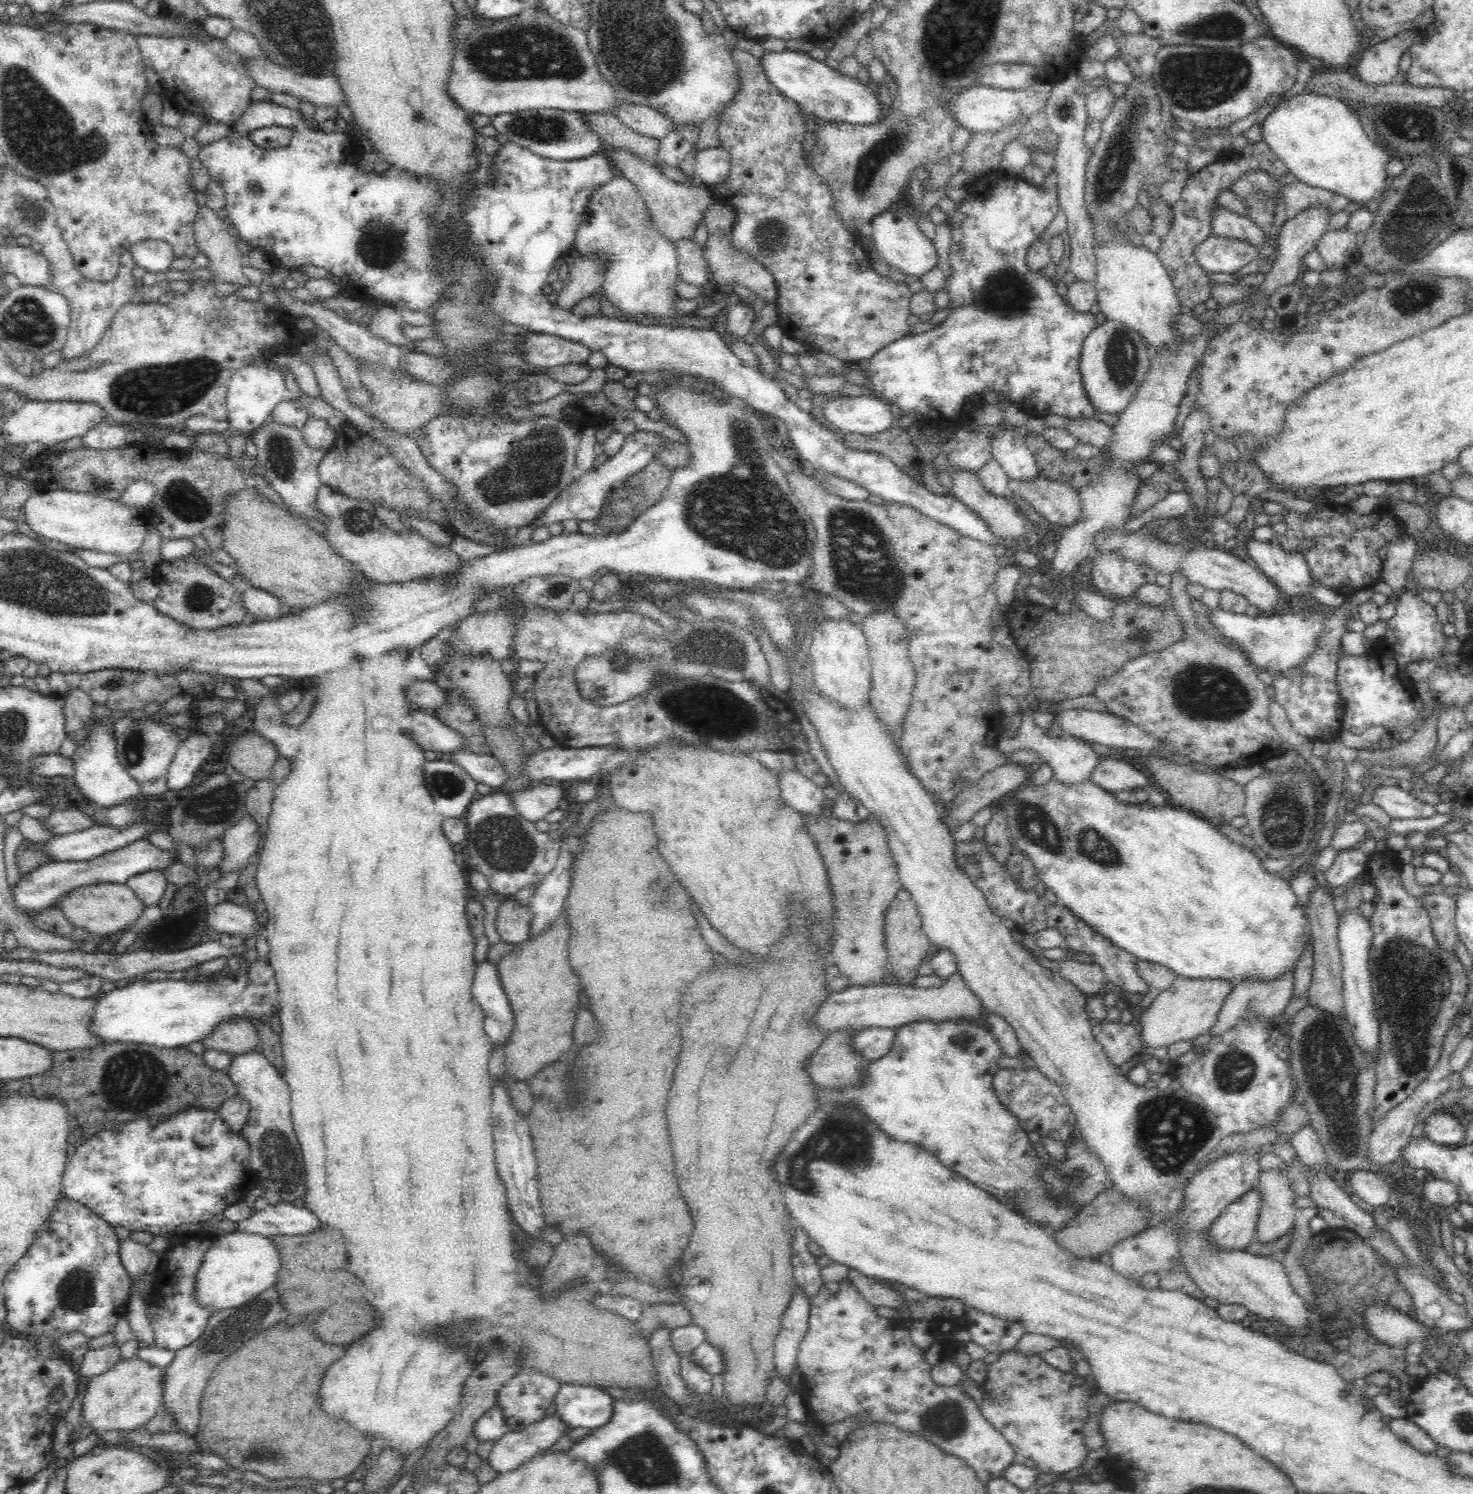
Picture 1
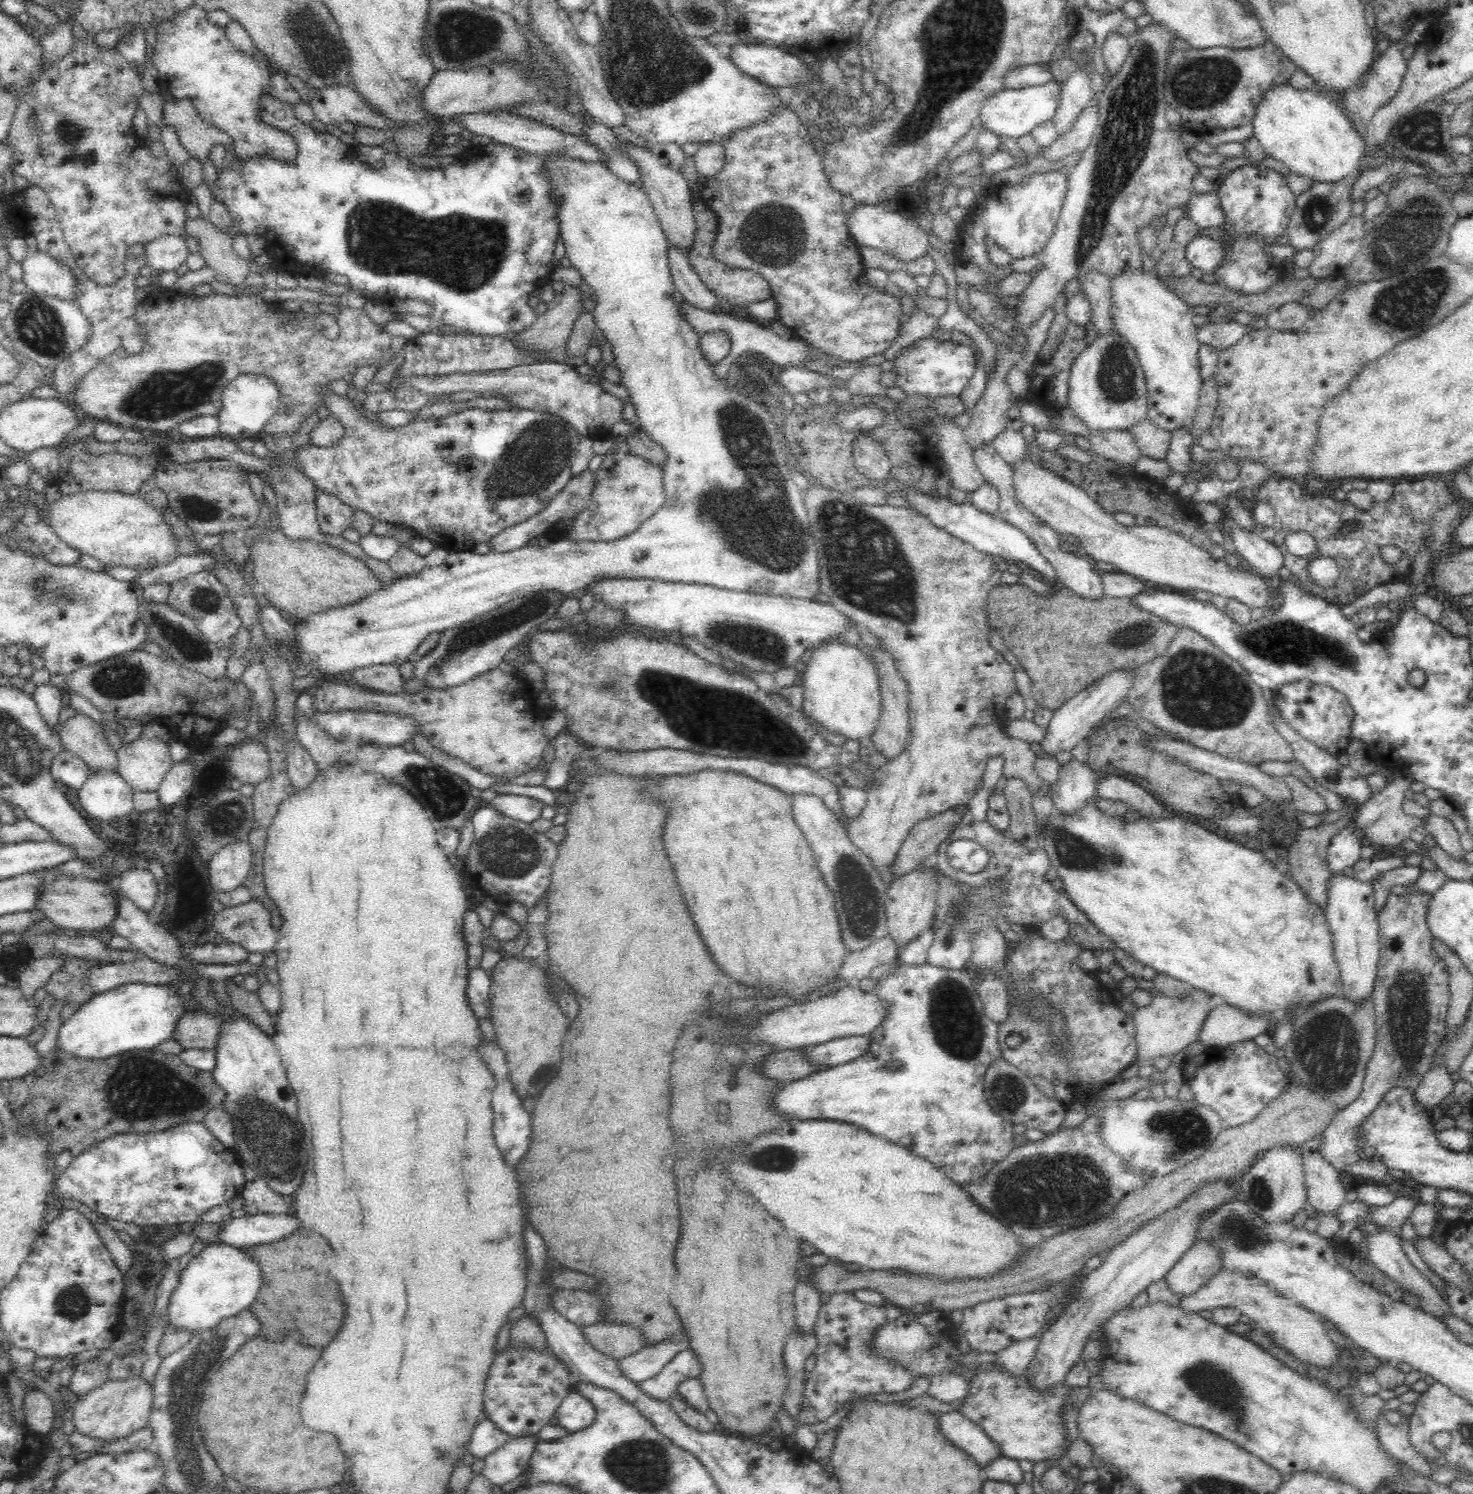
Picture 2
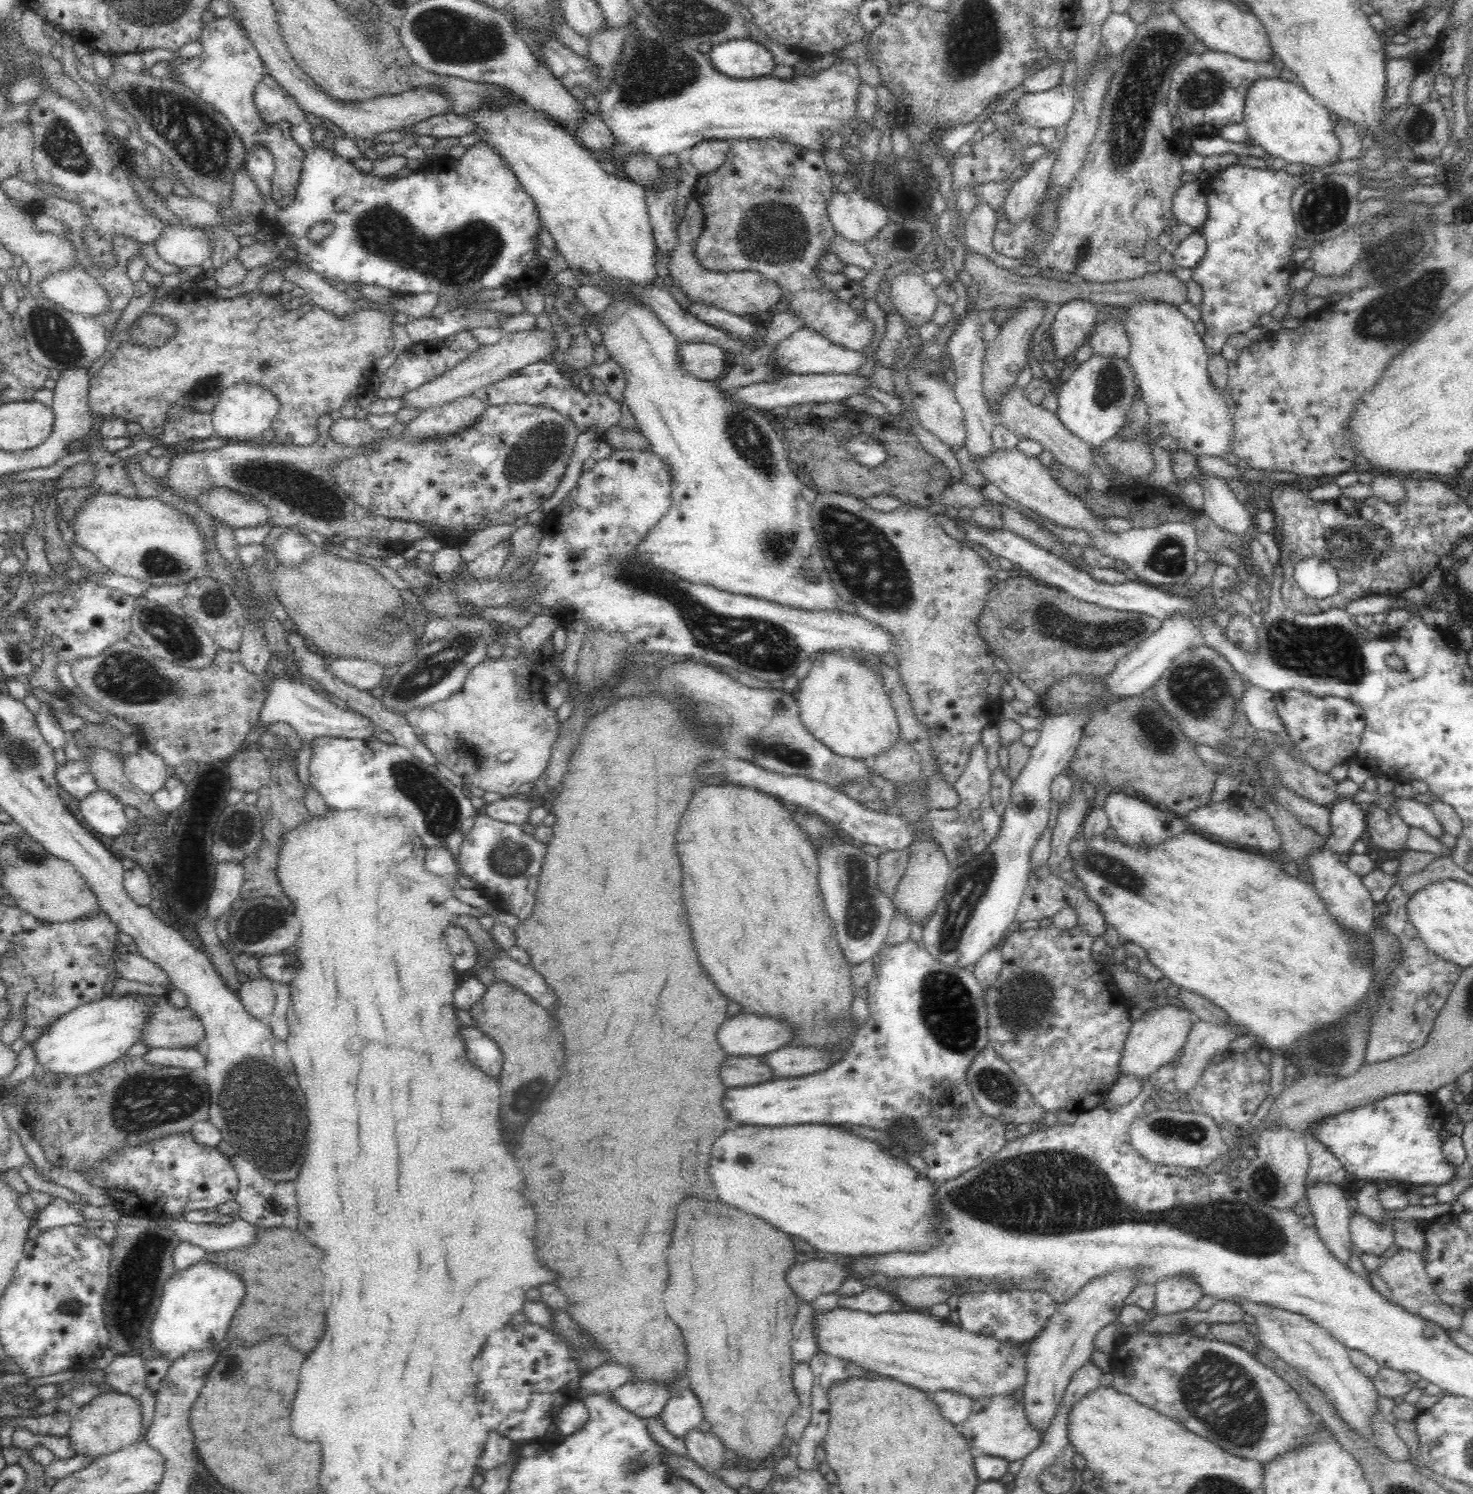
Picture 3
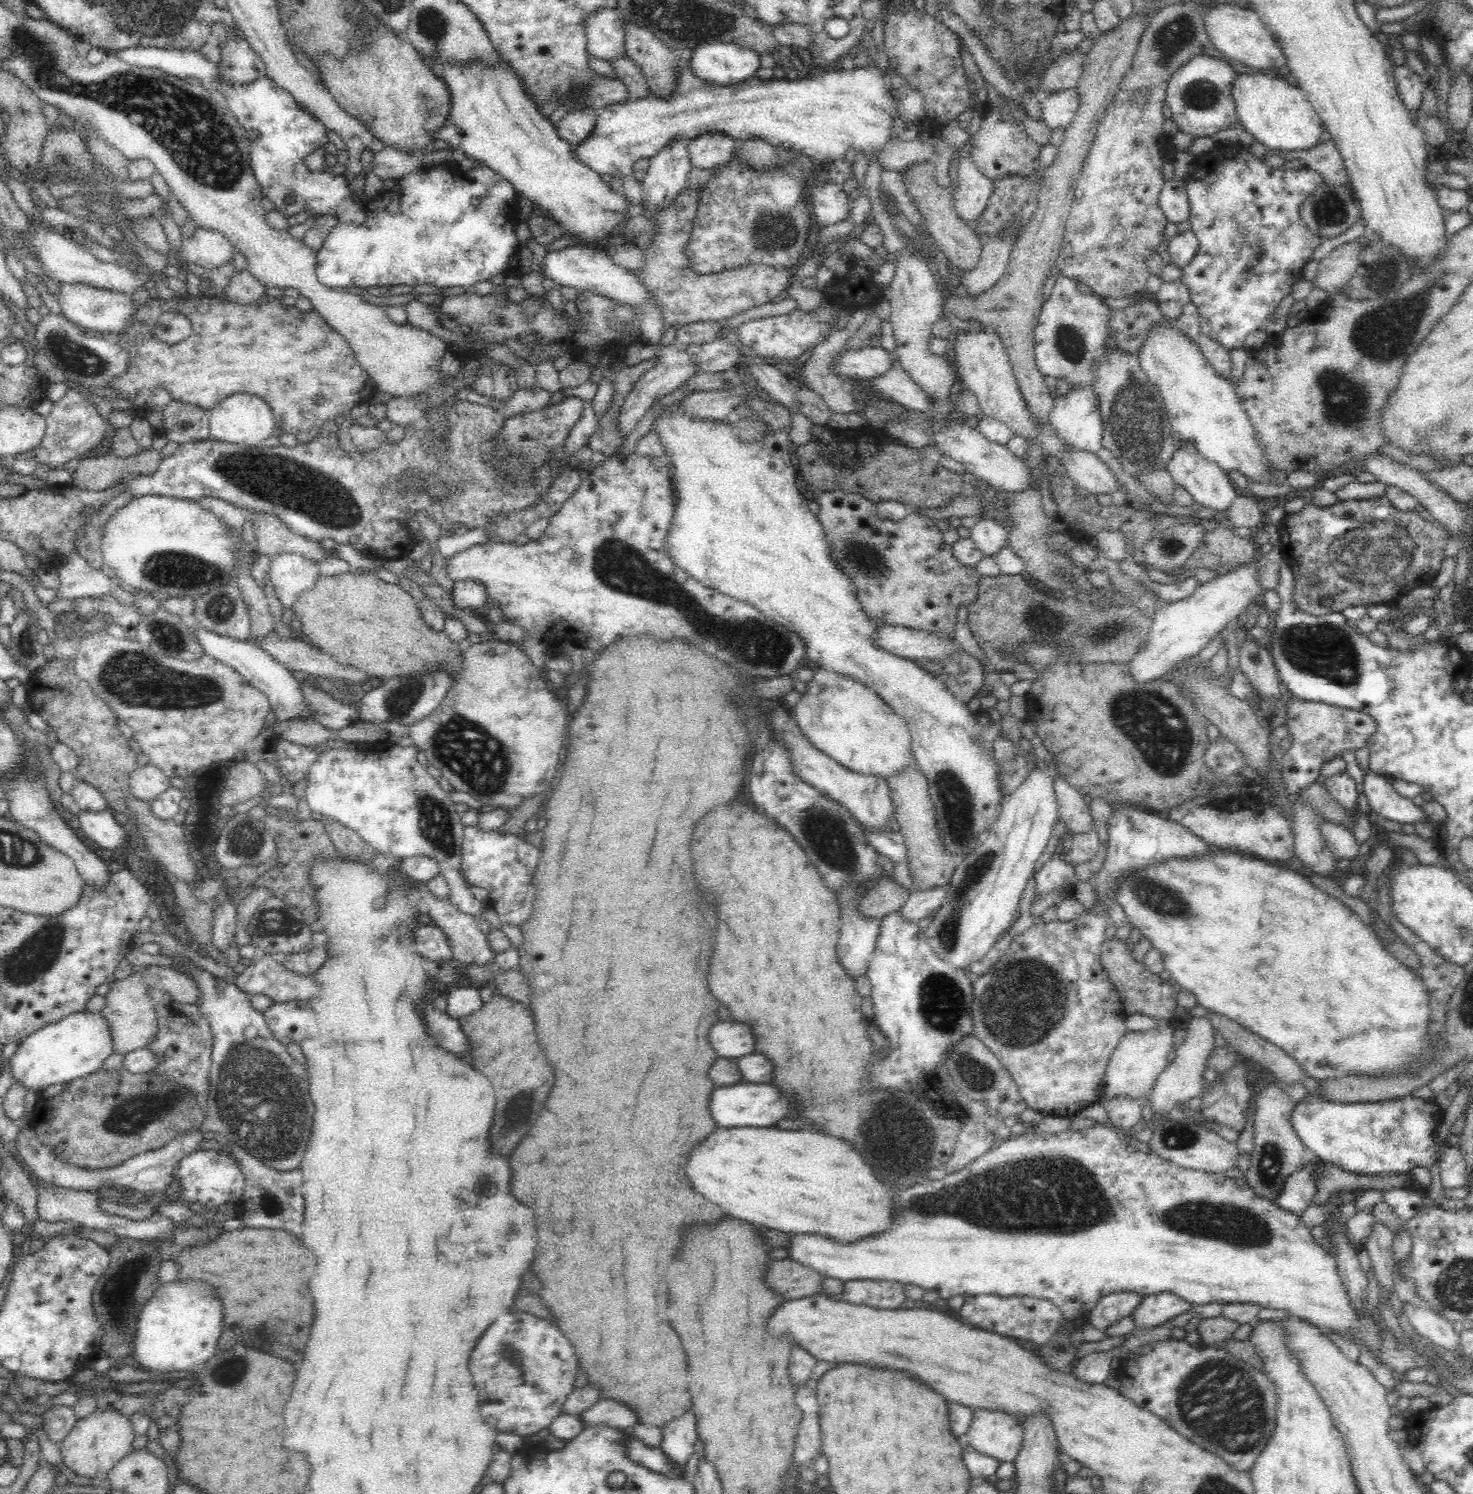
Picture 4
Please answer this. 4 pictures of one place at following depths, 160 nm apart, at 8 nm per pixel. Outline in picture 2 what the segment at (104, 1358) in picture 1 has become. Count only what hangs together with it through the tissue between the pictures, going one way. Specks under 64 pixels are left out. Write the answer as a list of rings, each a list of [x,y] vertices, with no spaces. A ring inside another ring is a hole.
[[[86,1361],[74,1367],[68,1388],[79,1397],[102,1386],[108,1380],[108,1365],[100,1361]]]

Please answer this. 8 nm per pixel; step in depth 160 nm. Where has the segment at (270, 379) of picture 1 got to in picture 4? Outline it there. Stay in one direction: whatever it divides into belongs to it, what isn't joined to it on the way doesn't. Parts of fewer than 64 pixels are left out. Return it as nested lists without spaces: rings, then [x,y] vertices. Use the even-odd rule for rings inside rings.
[[[236,393],[216,403],[209,411],[209,440],[244,446],[263,446],[275,430],[274,415],[262,397]]]

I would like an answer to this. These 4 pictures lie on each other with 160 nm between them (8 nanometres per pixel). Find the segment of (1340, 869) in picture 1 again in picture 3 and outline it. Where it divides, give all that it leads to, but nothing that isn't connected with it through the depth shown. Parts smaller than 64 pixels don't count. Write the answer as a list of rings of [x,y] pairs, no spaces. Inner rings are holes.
[[[1335,796],[1329,811],[1332,834],[1325,846],[1337,855],[1351,854],[1352,845],[1363,836],[1366,828],[1364,807],[1355,802],[1353,796]]]

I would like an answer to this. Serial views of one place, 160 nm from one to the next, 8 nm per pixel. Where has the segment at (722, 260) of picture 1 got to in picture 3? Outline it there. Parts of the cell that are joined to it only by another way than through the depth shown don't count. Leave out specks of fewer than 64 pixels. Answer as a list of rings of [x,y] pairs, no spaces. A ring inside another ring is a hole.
[[[692,194],[686,200],[686,214],[677,229],[677,246],[666,257],[667,269],[674,284],[688,297],[691,303],[706,303],[743,317],[768,311],[782,301],[782,291],[772,280],[752,270],[716,272],[704,269],[696,259],[695,245],[704,229],[704,214],[701,204]]]

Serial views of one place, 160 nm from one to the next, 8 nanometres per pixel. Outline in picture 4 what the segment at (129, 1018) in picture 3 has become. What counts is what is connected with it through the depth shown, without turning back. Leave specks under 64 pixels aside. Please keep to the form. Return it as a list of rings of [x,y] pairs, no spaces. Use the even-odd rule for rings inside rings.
[[[100,1011],[75,1012],[58,1022],[46,1025],[36,1032],[29,1033],[17,1043],[16,1050],[6,1060],[12,1073],[12,1084],[22,1085],[26,1092],[44,1091],[46,1087],[60,1082],[82,1078],[98,1071],[105,1058],[112,1054],[112,1035],[106,1019]]]

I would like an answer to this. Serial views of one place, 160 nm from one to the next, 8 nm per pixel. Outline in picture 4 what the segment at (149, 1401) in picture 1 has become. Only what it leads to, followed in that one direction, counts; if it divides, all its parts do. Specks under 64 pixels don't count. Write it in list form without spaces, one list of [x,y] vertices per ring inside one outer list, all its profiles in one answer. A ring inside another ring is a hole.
[[[114,1409],[97,1410],[90,1416],[77,1420],[66,1438],[60,1441],[59,1448],[63,1464],[77,1476],[102,1478],[133,1450],[134,1437],[128,1417]]]

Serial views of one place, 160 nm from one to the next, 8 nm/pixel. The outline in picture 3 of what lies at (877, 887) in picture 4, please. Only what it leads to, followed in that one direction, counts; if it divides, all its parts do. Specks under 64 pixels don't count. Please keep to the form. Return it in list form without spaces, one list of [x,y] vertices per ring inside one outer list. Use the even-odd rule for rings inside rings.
[[[908,849],[885,851],[878,857],[878,889],[890,897],[893,902],[898,883],[906,870],[908,862]]]

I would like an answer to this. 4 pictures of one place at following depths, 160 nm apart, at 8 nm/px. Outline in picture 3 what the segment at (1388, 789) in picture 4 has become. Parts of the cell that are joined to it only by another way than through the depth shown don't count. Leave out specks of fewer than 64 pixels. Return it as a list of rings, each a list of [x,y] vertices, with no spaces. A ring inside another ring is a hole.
[[[1394,795],[1392,805],[1397,808],[1398,816],[1402,817],[1402,820],[1410,827],[1420,828],[1437,840],[1445,832],[1431,807],[1421,803],[1417,798],[1404,798]]]

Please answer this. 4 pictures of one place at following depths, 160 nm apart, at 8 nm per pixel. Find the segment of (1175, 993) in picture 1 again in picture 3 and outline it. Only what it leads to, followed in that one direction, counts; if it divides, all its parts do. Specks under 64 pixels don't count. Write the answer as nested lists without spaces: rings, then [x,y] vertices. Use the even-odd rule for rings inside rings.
[[[1163,1004],[1143,1013],[1143,1015],[1133,1022],[1130,1032],[1124,1040],[1124,1050],[1118,1062],[1120,1075],[1134,1075],[1148,1078],[1153,1072],[1158,1070],[1162,1065],[1168,1064],[1179,1053],[1186,1042],[1186,1034],[1192,1026],[1194,1014],[1190,1010],[1180,1009],[1171,1004]]]

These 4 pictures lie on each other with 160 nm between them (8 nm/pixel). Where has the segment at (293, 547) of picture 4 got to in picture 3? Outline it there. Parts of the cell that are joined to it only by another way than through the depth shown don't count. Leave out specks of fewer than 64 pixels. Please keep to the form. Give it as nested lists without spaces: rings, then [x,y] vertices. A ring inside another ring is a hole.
[[[216,488],[202,494],[197,502],[215,520],[221,520],[232,528],[256,528],[272,523],[266,505],[227,488]]]

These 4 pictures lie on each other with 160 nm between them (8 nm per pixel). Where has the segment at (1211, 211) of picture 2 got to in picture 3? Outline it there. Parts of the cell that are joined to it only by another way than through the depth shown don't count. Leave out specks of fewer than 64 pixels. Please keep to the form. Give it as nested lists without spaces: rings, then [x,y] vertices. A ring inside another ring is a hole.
[[[1196,178],[1178,186],[1172,198],[1172,213],[1177,223],[1183,223],[1196,230],[1205,224],[1208,212],[1202,182]]]

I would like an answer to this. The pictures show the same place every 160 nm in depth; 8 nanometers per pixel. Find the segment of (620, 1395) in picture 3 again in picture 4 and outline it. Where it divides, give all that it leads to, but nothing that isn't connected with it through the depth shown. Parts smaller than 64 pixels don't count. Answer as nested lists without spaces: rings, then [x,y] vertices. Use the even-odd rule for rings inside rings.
[[[600,1399],[578,1417],[584,1423],[584,1429],[606,1425],[606,1427],[626,1431],[638,1423],[632,1407],[610,1399]]]

